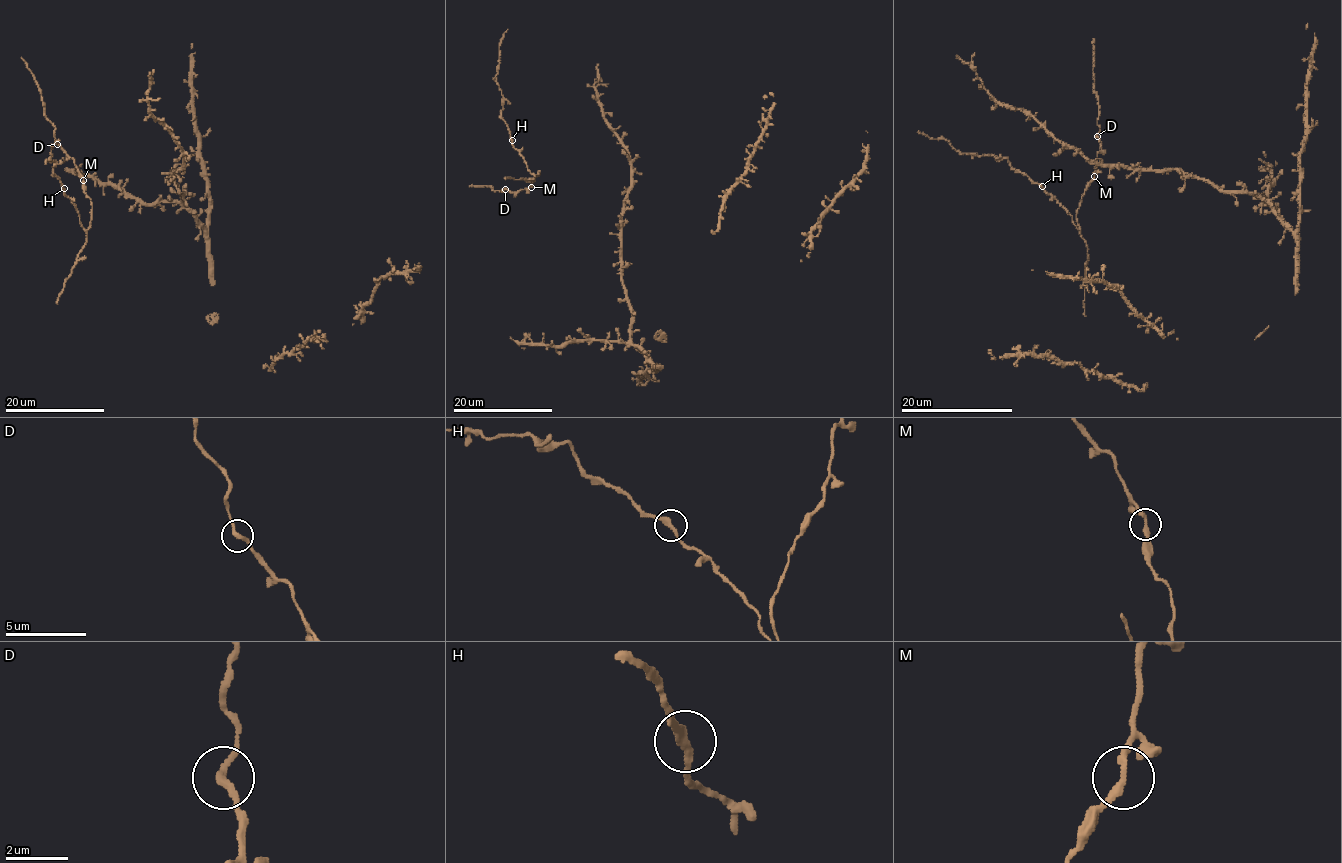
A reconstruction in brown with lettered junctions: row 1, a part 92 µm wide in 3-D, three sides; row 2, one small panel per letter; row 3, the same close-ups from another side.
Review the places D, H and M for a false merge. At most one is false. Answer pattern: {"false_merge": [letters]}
{"false_merge": []}

